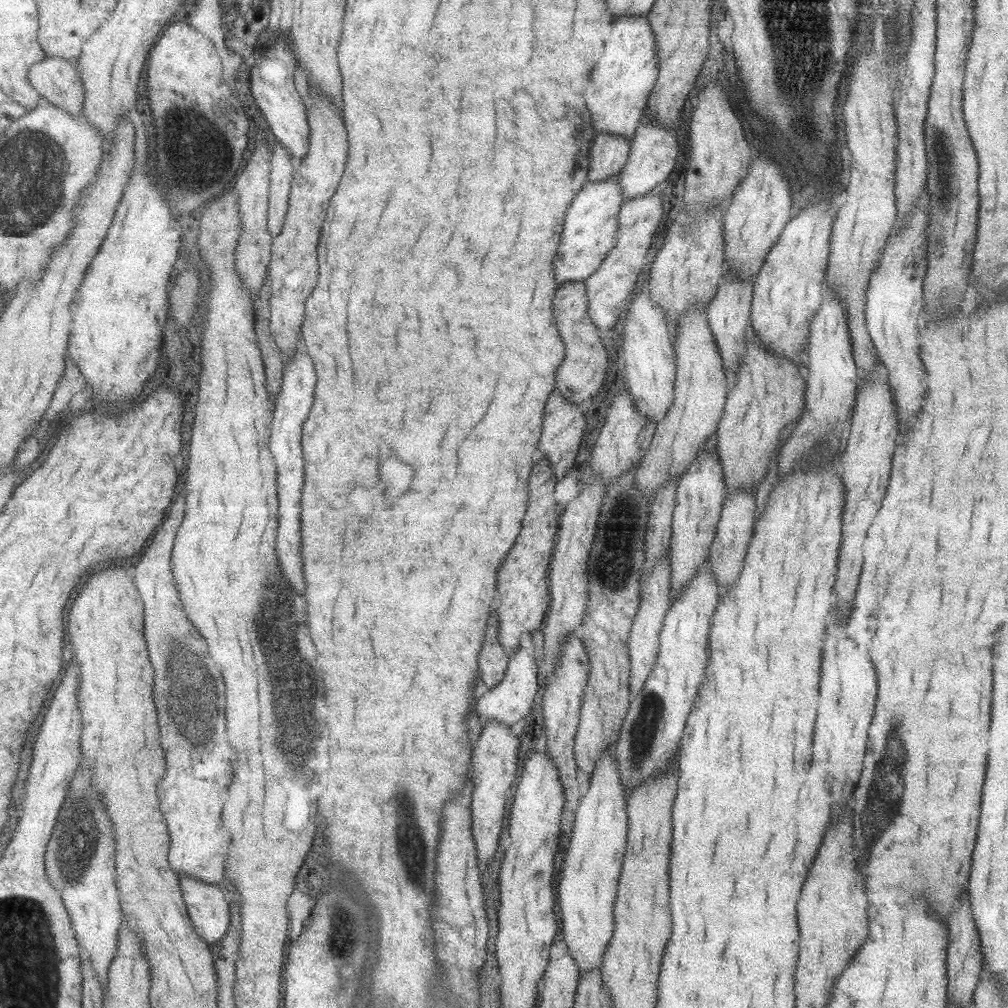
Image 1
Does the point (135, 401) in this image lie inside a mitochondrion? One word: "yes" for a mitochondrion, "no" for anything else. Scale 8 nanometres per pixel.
no

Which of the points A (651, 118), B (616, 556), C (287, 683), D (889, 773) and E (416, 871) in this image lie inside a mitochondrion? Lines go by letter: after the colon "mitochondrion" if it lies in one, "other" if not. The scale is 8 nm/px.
A: other
B: mitochondrion
C: mitochondrion
D: mitochondrion
E: mitochondrion

